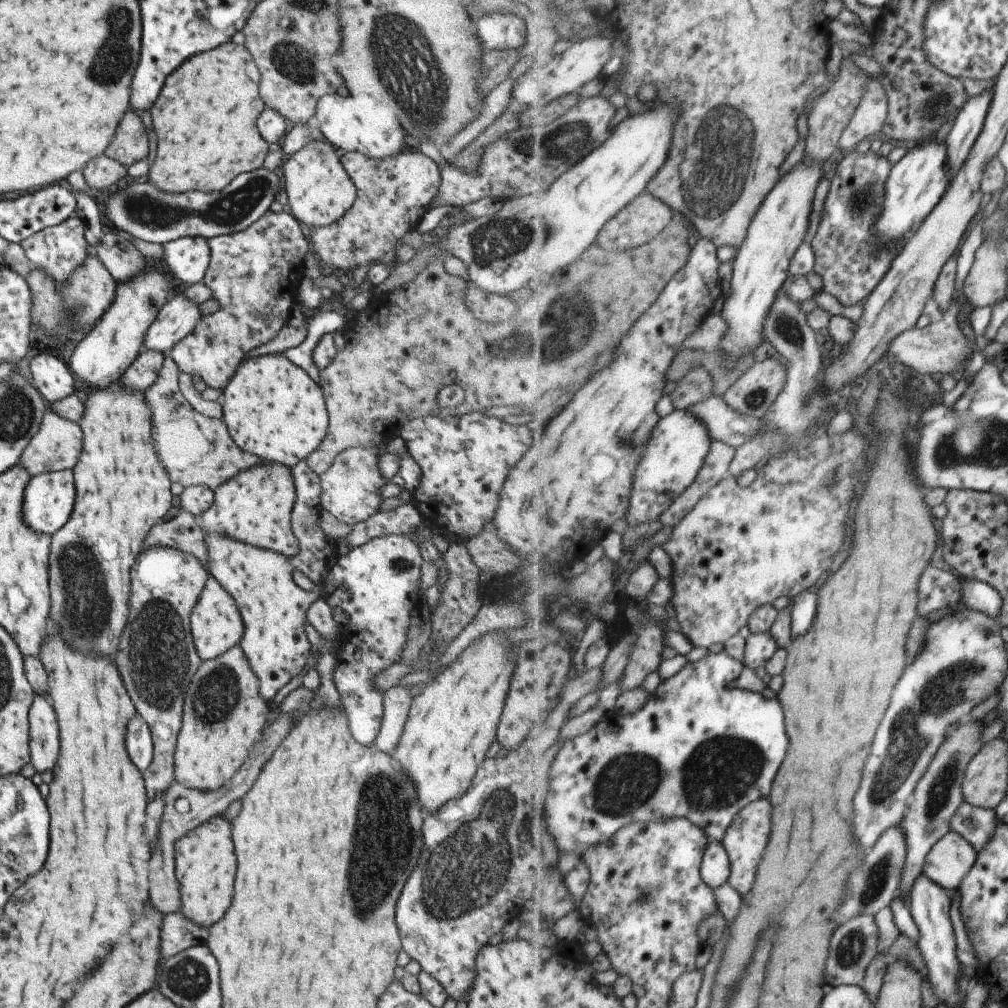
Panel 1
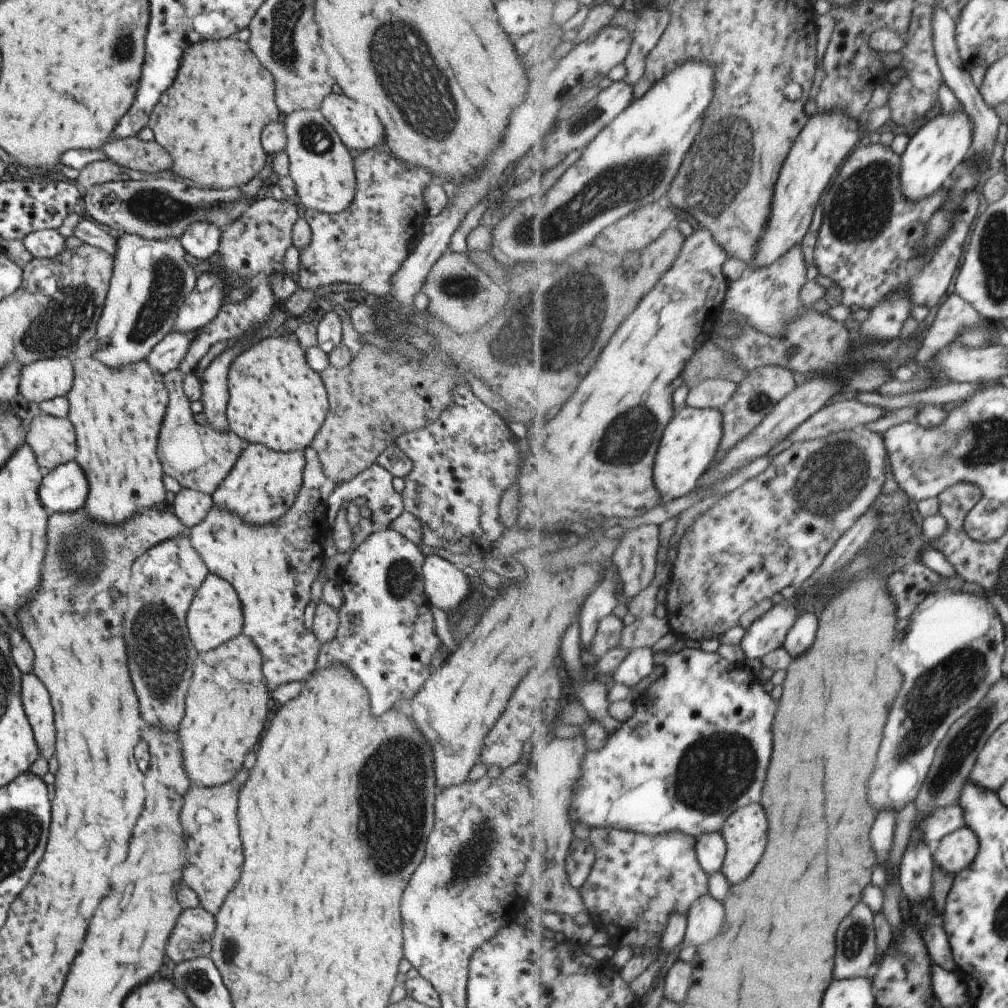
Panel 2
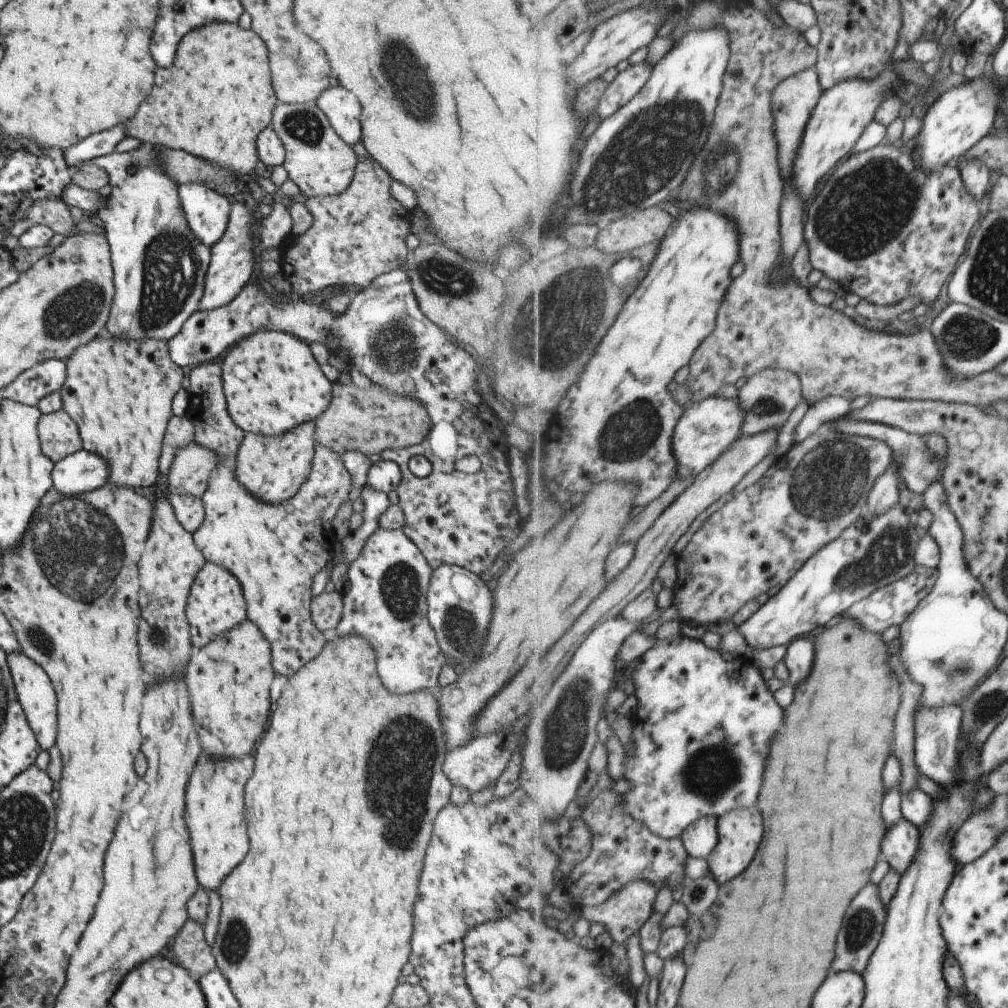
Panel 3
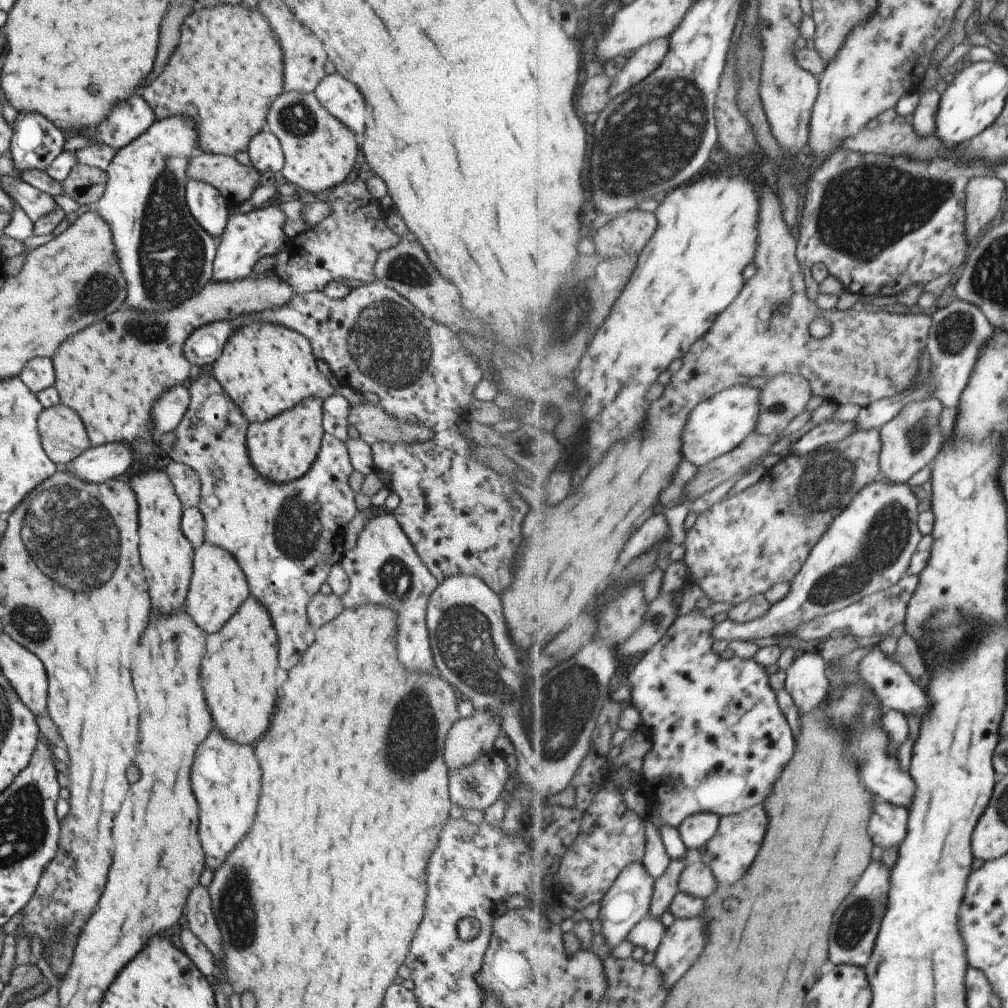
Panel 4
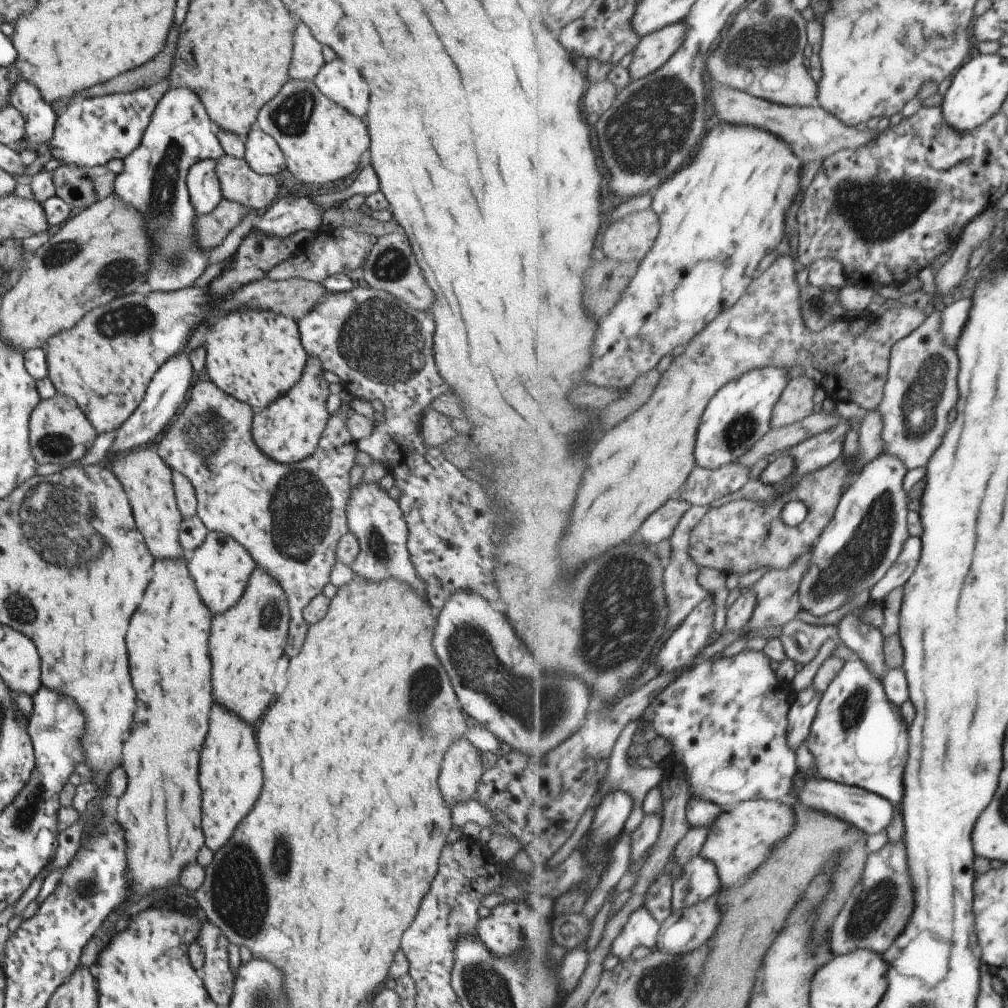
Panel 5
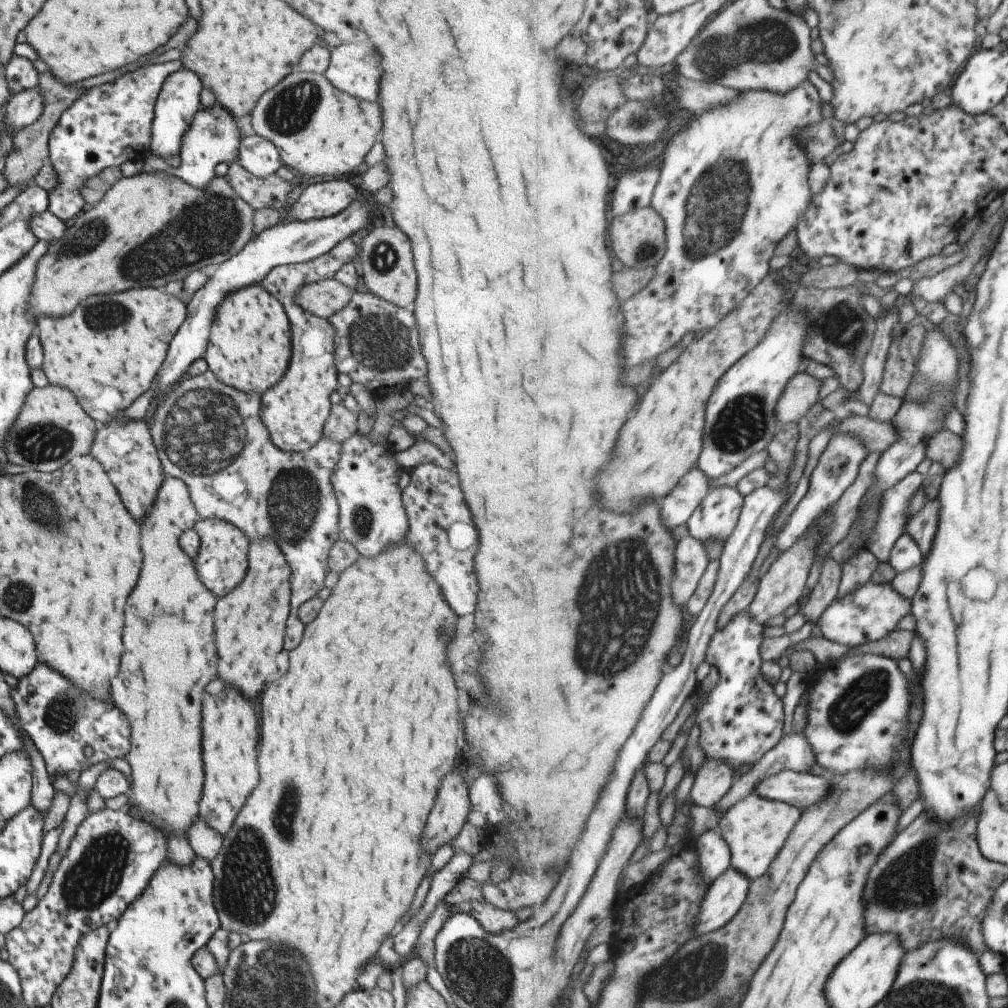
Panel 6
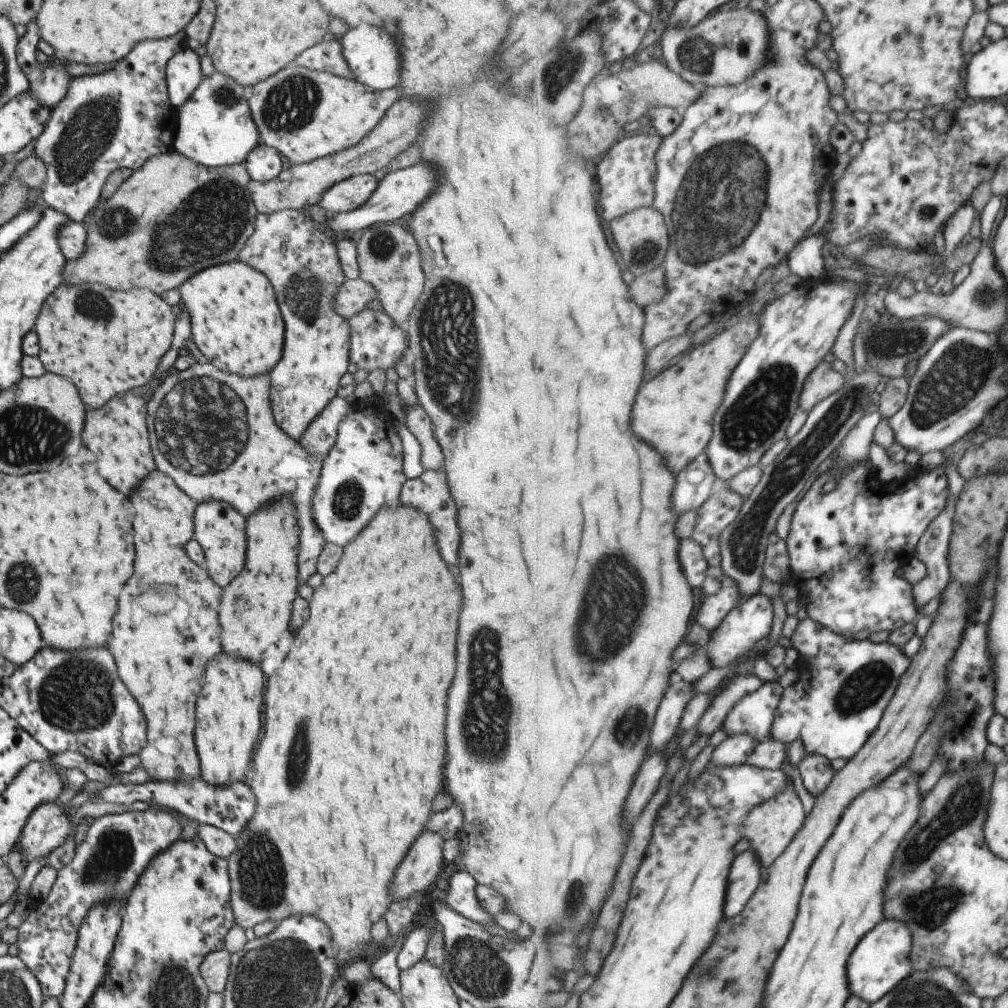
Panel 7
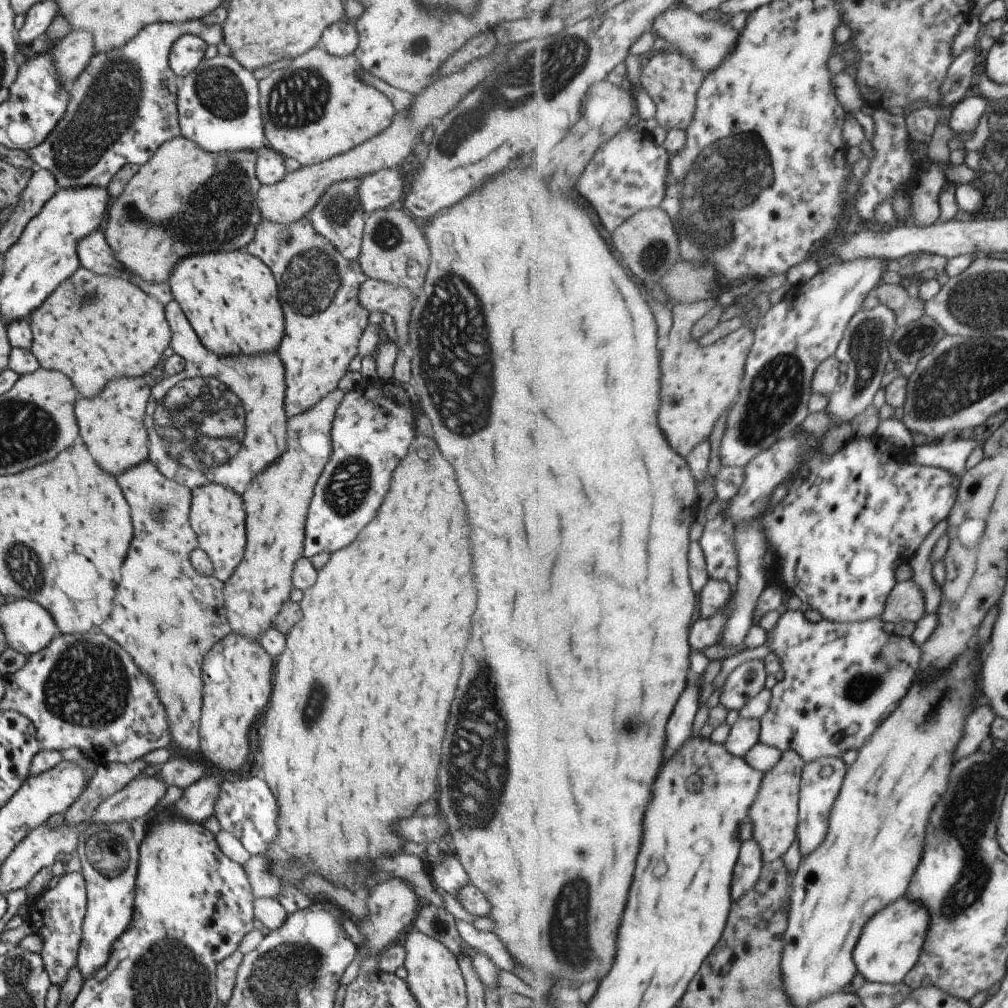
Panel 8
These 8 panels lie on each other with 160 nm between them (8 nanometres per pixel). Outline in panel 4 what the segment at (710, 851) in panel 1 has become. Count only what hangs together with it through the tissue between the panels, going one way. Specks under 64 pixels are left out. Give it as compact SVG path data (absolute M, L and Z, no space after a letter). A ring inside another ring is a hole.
M700 812L689 815L678 828L683 842L693 853L700 852L701 848L717 834L721 816L712 812Z

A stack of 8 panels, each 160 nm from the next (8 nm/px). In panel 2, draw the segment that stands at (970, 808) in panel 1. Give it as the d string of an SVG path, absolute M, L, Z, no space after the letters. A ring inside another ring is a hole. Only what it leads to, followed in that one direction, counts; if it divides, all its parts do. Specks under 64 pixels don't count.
M960 804L934 808L919 824L928 845L936 851L940 840L966 824L963 807Z

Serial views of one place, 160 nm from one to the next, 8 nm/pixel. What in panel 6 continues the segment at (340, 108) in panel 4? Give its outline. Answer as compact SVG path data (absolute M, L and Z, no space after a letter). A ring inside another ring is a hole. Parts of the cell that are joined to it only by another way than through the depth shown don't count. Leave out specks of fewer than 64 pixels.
M371 42L365 44L339 44L331 50L329 68L325 78L341 92L353 94L361 100L377 100L377 76L381 76L381 58L373 50Z

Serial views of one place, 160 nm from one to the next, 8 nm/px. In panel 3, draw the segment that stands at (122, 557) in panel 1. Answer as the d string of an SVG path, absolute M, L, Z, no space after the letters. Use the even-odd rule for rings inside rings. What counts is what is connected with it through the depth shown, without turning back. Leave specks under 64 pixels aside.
M101 332L76 346L66 358L65 378L59 390L62 409L76 422L81 449L102 456L108 462L107 485L143 488L150 493L158 475L157 458L161 439L172 416L172 398L185 384L186 371L170 359L168 342L149 336L136 341Z

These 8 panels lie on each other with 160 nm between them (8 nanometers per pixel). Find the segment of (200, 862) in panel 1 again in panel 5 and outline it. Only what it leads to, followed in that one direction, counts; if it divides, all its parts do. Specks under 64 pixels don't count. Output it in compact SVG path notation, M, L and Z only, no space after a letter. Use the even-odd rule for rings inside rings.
M213 702L209 712L209 730L199 756L199 786L201 786L201 830L205 836L205 846L217 850L225 844L241 822L241 818L251 810L253 802L261 790L261 768L253 728L237 718L233 712L221 708Z

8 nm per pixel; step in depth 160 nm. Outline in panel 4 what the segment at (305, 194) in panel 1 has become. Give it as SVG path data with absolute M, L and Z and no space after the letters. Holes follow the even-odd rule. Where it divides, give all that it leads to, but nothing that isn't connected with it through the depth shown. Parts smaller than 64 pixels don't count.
M281 91L269 105L265 127L277 138L284 163L278 173L281 181L291 182L307 192L333 189L355 164L357 145L355 134L331 116L315 98L313 92Z

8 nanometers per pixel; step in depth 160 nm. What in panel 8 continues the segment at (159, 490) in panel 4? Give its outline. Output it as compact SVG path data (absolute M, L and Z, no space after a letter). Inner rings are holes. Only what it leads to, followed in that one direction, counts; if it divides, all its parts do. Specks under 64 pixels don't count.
M143 377L113 378L105 388L91 398L77 397L75 418L79 436L91 458L107 474L123 472L148 459L148 436L144 425L144 410L151 388Z

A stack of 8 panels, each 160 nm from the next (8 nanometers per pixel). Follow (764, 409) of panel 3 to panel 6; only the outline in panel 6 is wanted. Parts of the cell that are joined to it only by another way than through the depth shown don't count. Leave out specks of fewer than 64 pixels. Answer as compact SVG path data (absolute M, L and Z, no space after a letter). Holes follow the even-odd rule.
M804 372L789 381L784 396L778 403L778 417L783 424L797 423L817 402L823 388L823 379Z

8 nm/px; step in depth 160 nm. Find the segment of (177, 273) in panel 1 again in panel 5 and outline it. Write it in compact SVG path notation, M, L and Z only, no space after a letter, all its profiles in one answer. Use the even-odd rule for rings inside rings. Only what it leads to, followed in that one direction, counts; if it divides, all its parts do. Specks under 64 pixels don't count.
M212 158L198 160L186 170L188 199L196 214L211 212L222 199L220 184L214 171L215 163Z

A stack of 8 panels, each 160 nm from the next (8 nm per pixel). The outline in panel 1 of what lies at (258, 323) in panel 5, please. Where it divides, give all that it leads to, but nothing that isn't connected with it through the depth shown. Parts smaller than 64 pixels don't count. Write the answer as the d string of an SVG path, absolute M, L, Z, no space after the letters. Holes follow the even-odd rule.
M283 353L259 355L241 361L224 386L220 401L221 419L233 442L263 462L279 463L291 468L301 459L306 459L319 446L326 433L328 416L320 386Z

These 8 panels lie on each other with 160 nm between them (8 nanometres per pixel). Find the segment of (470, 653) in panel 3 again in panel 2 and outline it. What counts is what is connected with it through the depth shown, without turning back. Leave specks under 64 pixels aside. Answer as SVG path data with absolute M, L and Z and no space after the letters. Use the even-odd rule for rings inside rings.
M437 555L424 557L421 578L428 606L443 610L446 616L453 614L470 594L467 577L459 567Z

